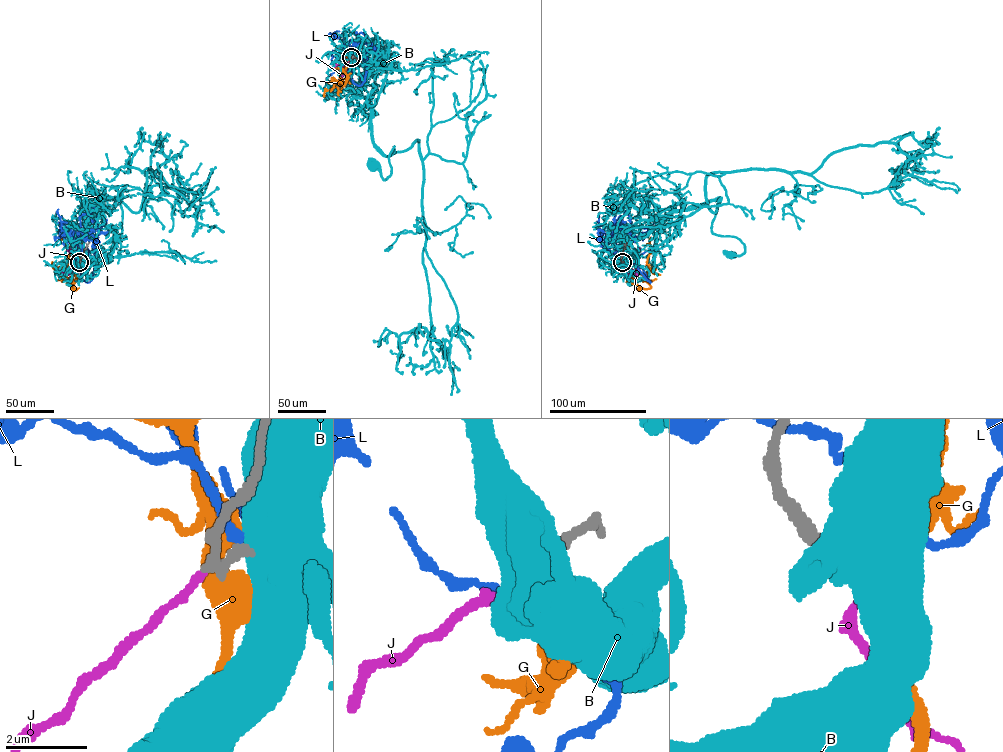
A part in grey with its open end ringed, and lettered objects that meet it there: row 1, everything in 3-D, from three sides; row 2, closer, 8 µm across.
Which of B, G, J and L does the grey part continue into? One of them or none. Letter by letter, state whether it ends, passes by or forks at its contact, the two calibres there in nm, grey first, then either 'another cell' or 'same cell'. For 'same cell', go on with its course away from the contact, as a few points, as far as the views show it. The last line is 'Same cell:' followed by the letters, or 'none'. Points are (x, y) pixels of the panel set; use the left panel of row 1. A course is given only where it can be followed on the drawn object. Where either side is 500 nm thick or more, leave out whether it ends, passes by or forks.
B: 220/700 nm | another cell
G: it passes by | 400/480 nm | another cell
J: it ends | 200/180 nm | same cell | via (79, 262), (73, 266), (72, 251), (68, 249), (75, 249)
L: it passes by | 320/240 nm | another cell
Same cell: J

